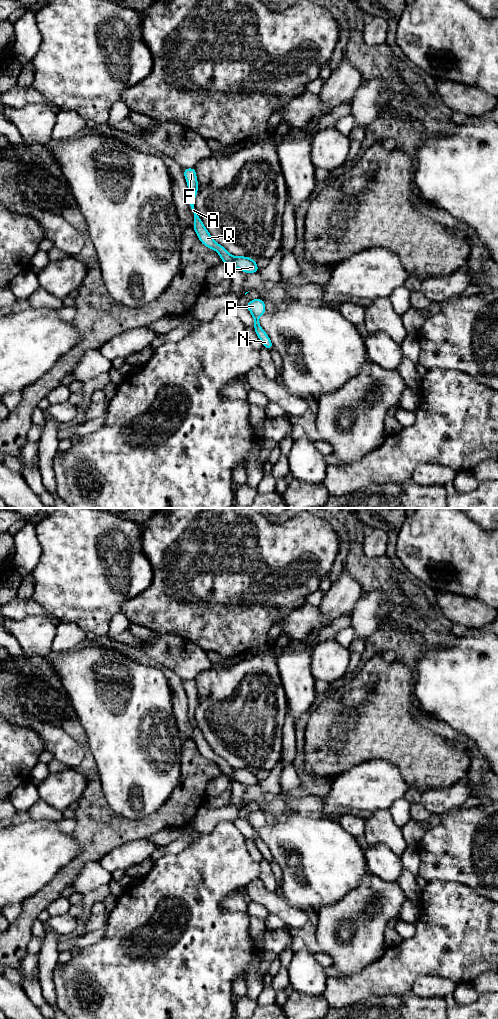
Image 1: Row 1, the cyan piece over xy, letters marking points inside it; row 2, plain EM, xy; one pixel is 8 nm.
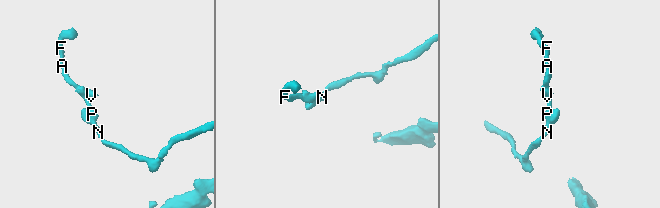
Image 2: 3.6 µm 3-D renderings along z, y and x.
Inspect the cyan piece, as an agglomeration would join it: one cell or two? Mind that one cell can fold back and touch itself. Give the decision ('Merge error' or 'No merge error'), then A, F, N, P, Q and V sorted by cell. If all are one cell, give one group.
Merge error. Groups: A F N P Q / V

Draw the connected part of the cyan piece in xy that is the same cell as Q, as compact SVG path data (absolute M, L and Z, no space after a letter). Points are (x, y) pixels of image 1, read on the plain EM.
M195 679L185 680L183 685L188 698L189 719L194 728L193 741L196 744L198 751L207 760L215 762L219 766L222 774L232 780L233 767L231 767L225 759L221 758L214 752L195 721L194 712L198 705L198 692Z

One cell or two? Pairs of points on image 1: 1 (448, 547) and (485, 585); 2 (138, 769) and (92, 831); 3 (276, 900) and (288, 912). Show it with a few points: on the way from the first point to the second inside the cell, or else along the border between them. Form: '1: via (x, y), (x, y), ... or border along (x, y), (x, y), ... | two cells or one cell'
1: via (457, 556), (477, 576) | one cell
2: border along (101, 785), (109, 807), (129, 819) | two cells
3: via (279, 903), (285, 909) | one cell

